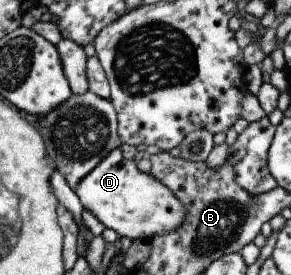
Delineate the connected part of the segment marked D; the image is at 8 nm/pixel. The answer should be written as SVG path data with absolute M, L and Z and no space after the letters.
M120 148L110 151L76 187L84 209L90 210L96 218L120 236L148 239L160 237L180 228L187 210L178 197L151 173L140 171L137 162L126 159Z

